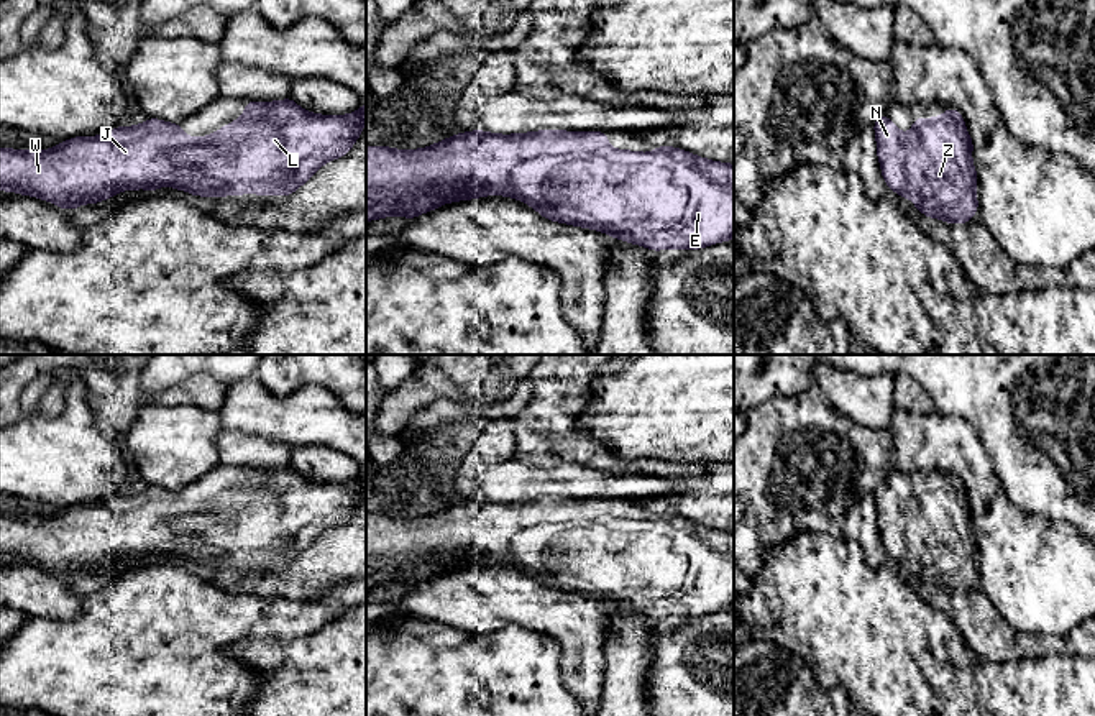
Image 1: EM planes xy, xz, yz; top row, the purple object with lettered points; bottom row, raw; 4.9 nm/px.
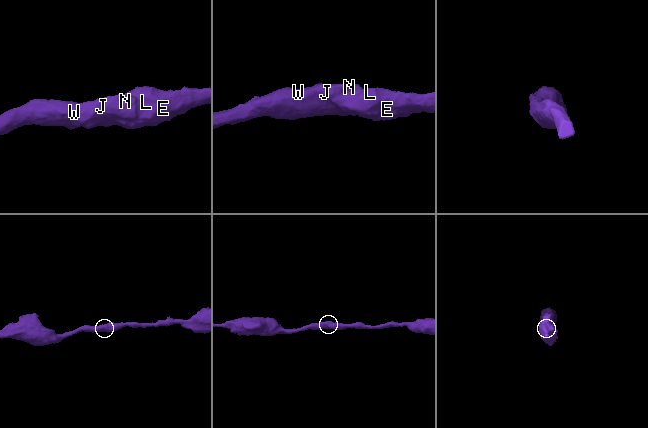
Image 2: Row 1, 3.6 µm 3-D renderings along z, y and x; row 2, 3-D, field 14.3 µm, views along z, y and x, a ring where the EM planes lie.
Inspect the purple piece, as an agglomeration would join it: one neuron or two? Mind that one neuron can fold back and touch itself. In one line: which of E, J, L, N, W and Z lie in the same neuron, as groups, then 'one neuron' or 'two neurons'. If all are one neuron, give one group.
E J L N W Z | one neuron

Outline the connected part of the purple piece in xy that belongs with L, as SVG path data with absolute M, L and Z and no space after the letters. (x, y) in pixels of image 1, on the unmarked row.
M291 465L277 470L246 470L245 481L236 489L225 493L204 506L190 506L179 491L148 486L136 494L117 494L100 504L77 504L61 509L53 517L10 517L0 516L0 558L33 563L72 578L82 571L99 571L120 558L149 557L167 553L189 558L194 565L205 563L291 563L325 530L350 521L361 504L366 491L366 471L350 483L317 483L300 476Z

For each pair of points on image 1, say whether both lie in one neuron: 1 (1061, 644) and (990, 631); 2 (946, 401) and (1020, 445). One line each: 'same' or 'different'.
1: same
2: same

